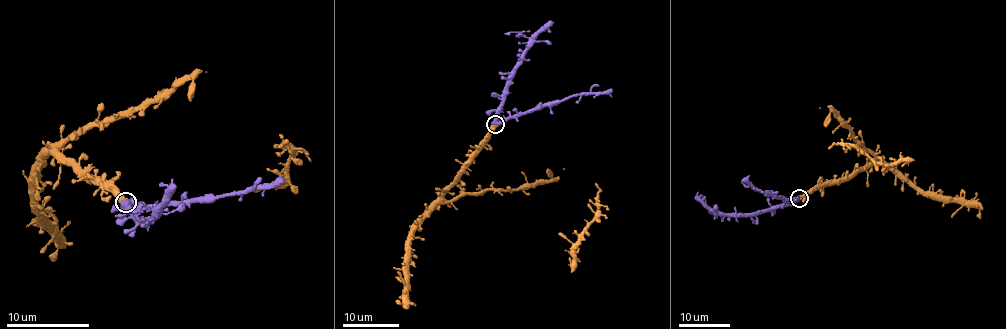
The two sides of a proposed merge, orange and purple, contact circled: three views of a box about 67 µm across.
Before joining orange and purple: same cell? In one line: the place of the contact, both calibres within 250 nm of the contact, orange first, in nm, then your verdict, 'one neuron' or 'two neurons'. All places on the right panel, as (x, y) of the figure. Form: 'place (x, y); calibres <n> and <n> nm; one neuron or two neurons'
place (799, 198); calibres 400 and 500 nm; one neuron

